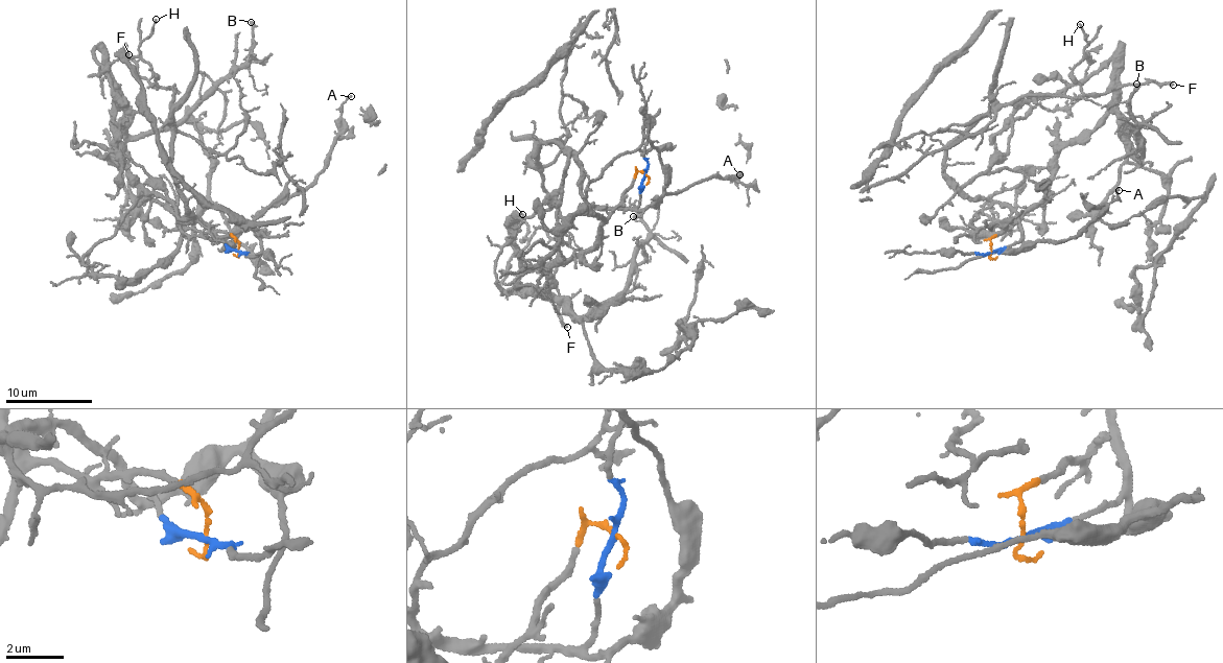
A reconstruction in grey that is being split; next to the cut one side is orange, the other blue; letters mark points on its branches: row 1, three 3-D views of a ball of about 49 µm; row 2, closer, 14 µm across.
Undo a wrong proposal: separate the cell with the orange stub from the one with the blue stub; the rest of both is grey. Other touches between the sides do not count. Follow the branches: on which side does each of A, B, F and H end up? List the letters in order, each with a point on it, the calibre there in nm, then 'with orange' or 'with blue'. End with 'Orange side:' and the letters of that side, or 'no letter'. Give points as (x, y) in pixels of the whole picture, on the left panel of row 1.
A: at (351, 96); 130 nm thick; with blue
B: at (251, 22); 300 nm thick; with orange
F: at (128, 54); 200 nm thick; with blue
H: at (156, 19); 120 nm thick; with blue
Orange side: B

